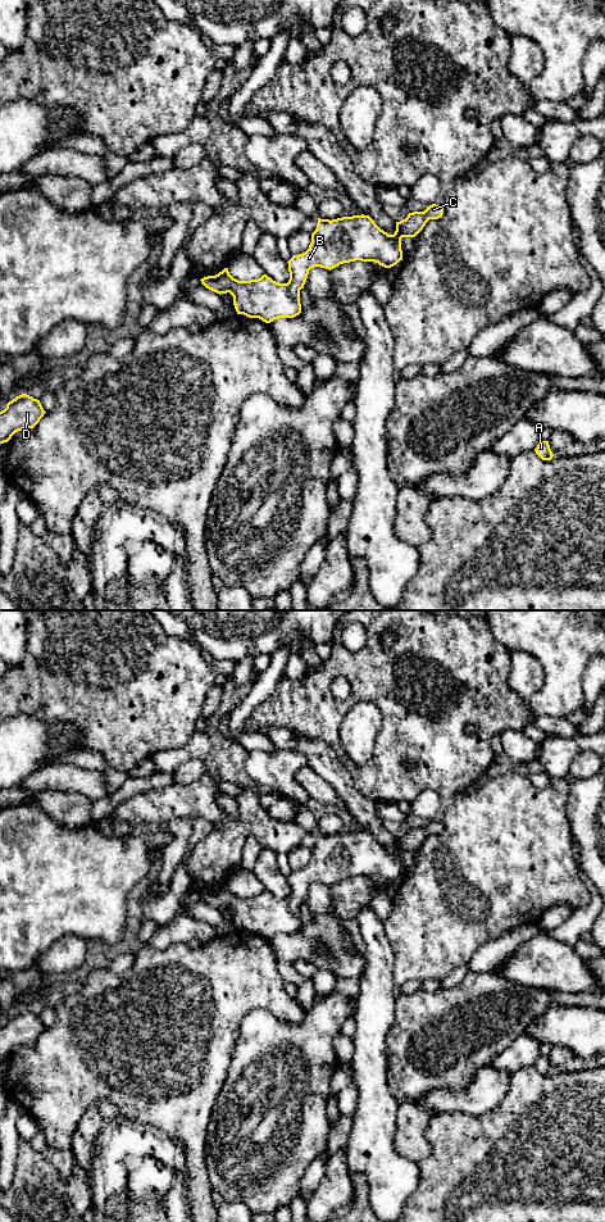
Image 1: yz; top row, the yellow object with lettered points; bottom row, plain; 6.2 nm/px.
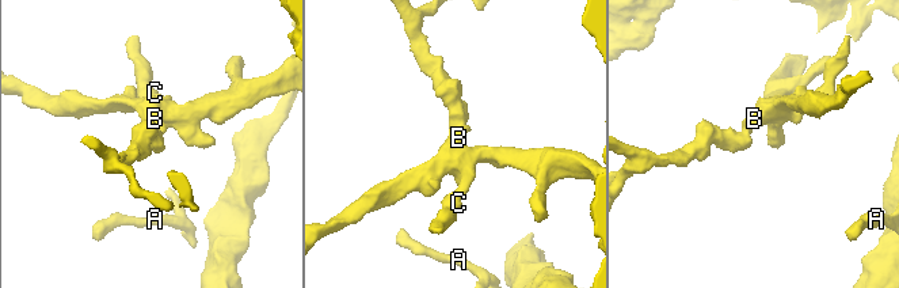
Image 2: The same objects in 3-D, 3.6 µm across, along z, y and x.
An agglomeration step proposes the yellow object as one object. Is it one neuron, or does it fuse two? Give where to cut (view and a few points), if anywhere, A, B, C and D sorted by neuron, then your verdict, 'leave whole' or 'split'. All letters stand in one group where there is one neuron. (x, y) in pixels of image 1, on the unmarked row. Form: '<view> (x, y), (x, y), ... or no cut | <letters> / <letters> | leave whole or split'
no cut | A B C D | leave whole

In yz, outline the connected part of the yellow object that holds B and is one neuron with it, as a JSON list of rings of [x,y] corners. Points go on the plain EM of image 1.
[[[432,819],[424,827],[413,827],[400,837],[396,837],[396,846],[388,850],[381,845],[369,831],[352,831],[337,835],[320,835],[315,846],[311,849],[309,864],[299,871],[292,871],[288,878],[290,895],[287,899],[278,899],[267,890],[258,895],[238,896],[233,894],[228,883],[224,883],[215,891],[201,894],[201,899],[217,908],[233,912],[233,921],[237,930],[249,933],[259,933],[265,939],[270,939],[278,933],[294,933],[301,928],[300,905],[304,904],[309,886],[314,882],[333,885],[344,878],[355,876],[374,877],[385,883],[391,883],[402,876],[401,854],[415,853],[429,835],[438,835],[443,830],[442,821]]]

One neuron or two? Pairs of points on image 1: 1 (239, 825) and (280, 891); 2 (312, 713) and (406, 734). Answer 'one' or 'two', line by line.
1: two
2: one

